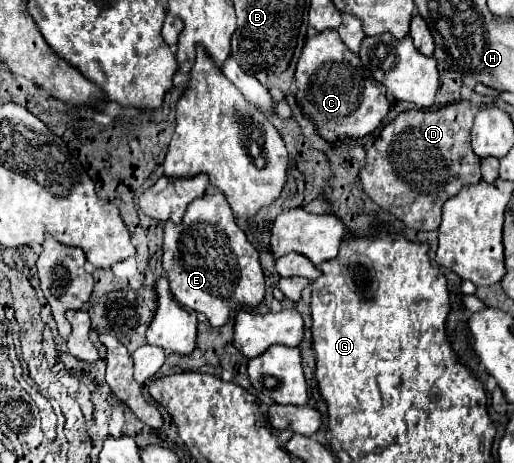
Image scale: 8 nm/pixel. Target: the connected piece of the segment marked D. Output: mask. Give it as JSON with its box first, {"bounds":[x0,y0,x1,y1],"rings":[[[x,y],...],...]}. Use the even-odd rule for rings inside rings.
{"bounds":[359,101,481,231],"rings":[[[453,101],[435,111],[411,109],[399,113],[365,151],[367,165],[359,169],[363,191],[407,227],[417,231],[437,229],[441,205],[457,195],[463,185],[481,181],[479,157],[471,149],[473,115],[469,101]]]}

